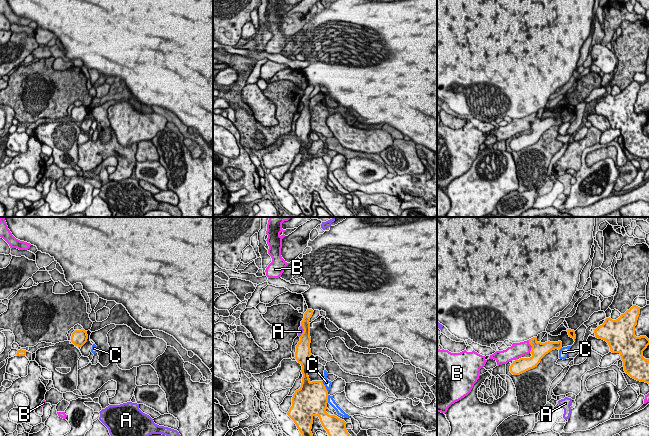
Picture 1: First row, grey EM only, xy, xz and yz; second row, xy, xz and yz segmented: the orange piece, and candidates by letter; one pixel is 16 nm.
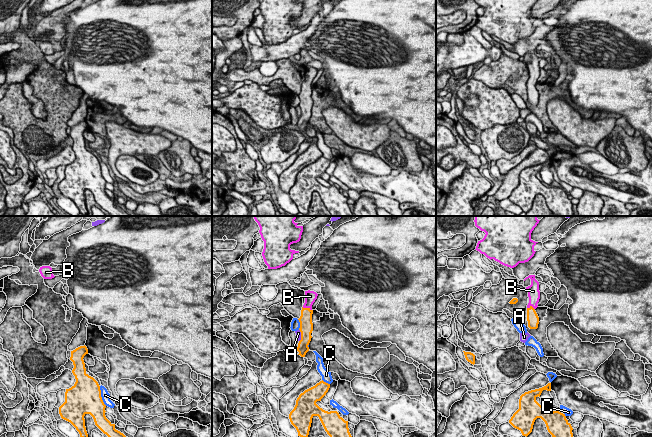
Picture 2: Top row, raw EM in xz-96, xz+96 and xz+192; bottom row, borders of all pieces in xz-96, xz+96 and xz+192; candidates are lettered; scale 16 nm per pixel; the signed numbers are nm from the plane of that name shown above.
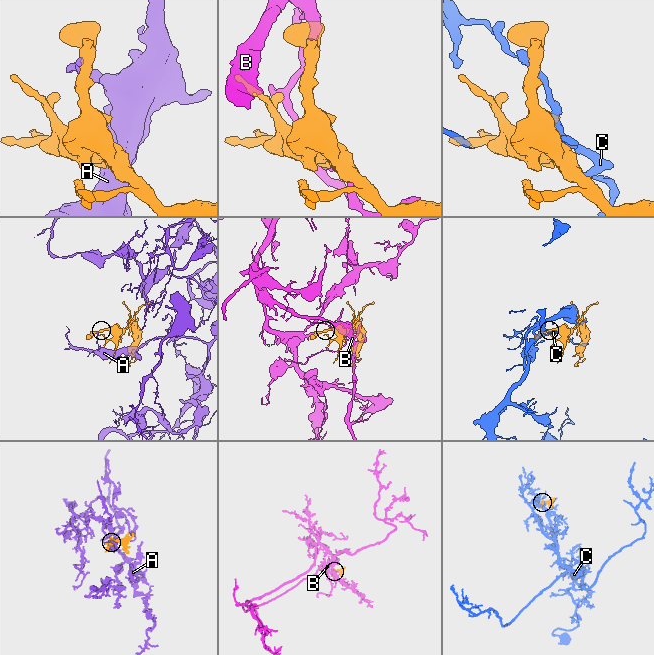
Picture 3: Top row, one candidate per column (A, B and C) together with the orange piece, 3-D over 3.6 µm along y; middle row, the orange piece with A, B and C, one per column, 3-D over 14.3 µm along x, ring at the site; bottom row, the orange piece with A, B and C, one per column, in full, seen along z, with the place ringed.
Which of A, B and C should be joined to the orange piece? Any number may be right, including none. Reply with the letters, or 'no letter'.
B

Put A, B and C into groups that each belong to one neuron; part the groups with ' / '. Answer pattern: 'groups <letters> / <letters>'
groups A / B / C

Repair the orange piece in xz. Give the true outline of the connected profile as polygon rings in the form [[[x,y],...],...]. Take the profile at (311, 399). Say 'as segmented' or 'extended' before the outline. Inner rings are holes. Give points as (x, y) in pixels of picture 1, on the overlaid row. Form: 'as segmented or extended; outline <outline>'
as segmented; outline [[[307,309],[301,326],[304,331],[300,341],[296,345],[295,359],[302,366],[301,387],[295,391],[292,397],[292,406],[287,415],[294,421],[302,436],[313,436],[311,429],[313,417],[318,416],[329,436],[351,436],[346,429],[346,422],[335,415],[326,412],[328,403],[328,391],[322,381],[310,381],[308,376],[308,362],[312,355],[310,349],[310,318],[312,309]]]

